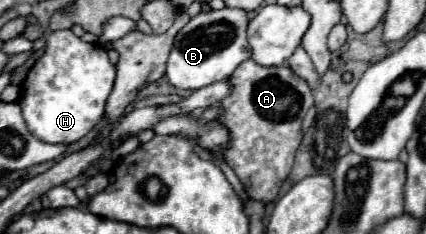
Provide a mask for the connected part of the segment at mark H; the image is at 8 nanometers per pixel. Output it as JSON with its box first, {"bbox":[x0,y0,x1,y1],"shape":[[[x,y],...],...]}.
{"bbox":[19,30,115,144],"shape":[[[55,30],[47,36],[47,46],[43,56],[33,64],[27,72],[19,96],[19,104],[23,108],[23,118],[27,122],[29,132],[49,144],[73,144],[93,130],[97,122],[105,116],[105,102],[113,90],[115,82],[115,66],[107,58],[107,50],[97,48],[97,44],[87,44],[77,38],[71,30]]]}

